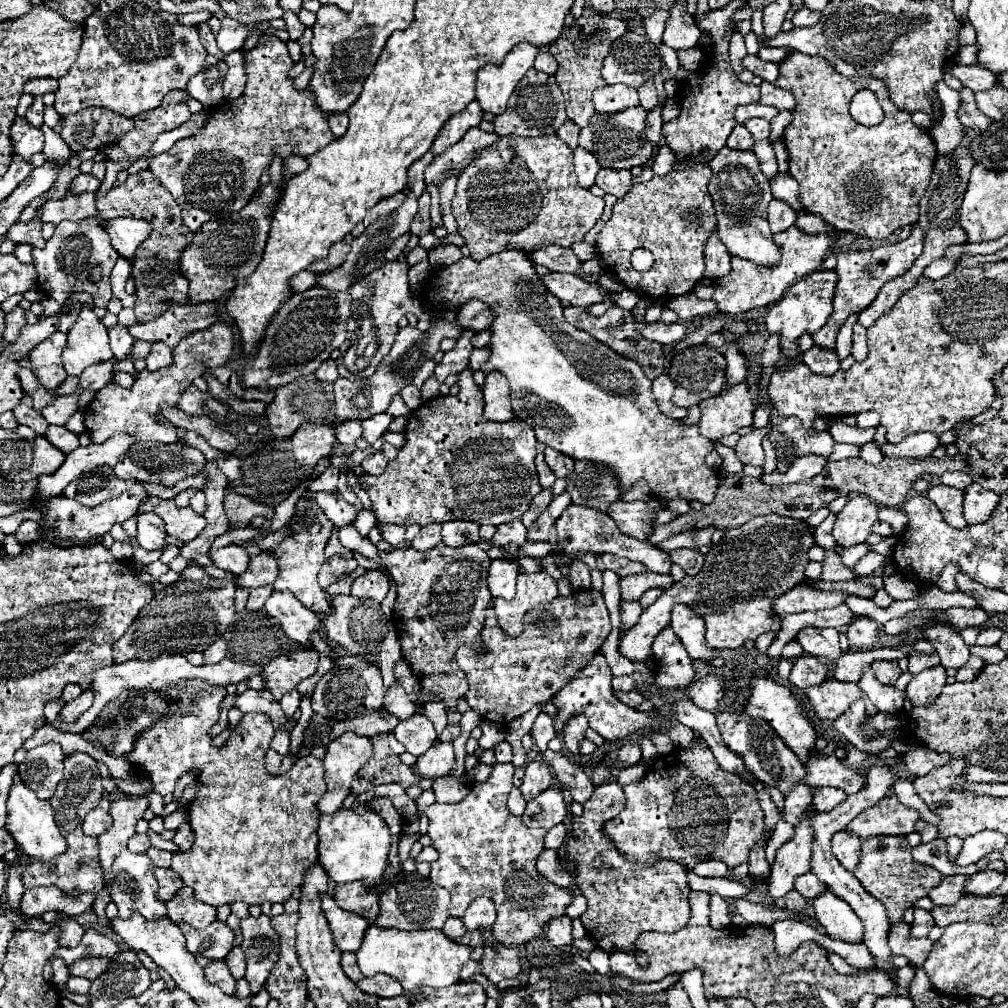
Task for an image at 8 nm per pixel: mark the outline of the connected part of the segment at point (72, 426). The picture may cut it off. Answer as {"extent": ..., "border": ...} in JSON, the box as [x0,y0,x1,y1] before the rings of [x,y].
{"extent":[65,410,85,434],"border":[[[77,410],[73,416],[71,416],[71,420],[65,424],[65,428],[67,430],[71,430],[73,434],[83,434],[85,432],[85,426],[83,426],[83,412],[81,410]]]}

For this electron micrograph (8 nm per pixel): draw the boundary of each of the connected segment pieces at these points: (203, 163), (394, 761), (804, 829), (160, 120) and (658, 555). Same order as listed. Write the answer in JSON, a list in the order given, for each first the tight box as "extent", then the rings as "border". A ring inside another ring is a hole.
[{"extent":[147,34,333,232],"border":[[[261,34],[255,50],[245,54],[245,74],[247,74],[245,92],[235,100],[221,102],[215,108],[215,116],[211,116],[205,128],[199,130],[195,136],[177,140],[171,150],[147,160],[149,170],[181,206],[183,222],[193,232],[199,232],[201,226],[209,220],[219,220],[241,212],[249,204],[249,200],[253,200],[261,176],[263,172],[269,170],[275,156],[279,158],[309,156],[333,140],[327,118],[315,102],[313,88],[307,86],[305,90],[297,90],[293,86],[293,78],[289,78],[293,66],[295,62],[287,52],[285,42],[279,40],[275,34]]]},{"extent":[351,734,419,794],"border":[[[377,734],[371,738],[371,742],[373,742],[373,756],[353,778],[351,792],[361,794],[379,784],[389,784],[389,782],[401,784],[403,788],[419,782],[413,770],[407,764],[403,764],[397,754],[391,752],[391,748],[387,746],[387,734]]]},{"extent":[767,818,813,904],"border":[[[803,818],[795,826],[795,836],[777,850],[775,864],[771,866],[771,874],[767,878],[767,898],[771,904],[793,890],[795,880],[809,872],[811,840],[813,830],[809,826],[809,820]]]},{"extent":[97,90,191,162],"border":[[[173,90],[171,94],[167,94],[163,98],[163,102],[153,108],[153,110],[145,110],[141,114],[137,114],[137,118],[133,118],[135,126],[133,130],[129,130],[129,134],[121,134],[115,144],[107,144],[107,146],[99,146],[97,148],[97,154],[105,156],[105,162],[133,162],[137,158],[141,158],[143,154],[147,154],[151,150],[151,146],[155,144],[157,136],[165,130],[173,130],[177,126],[181,126],[183,122],[187,122],[191,118],[191,112],[187,108],[187,100],[189,100],[189,94],[187,90]]]},{"extent":[555,504,671,574],"border":[[[571,504],[561,516],[559,520],[555,522],[555,528],[557,528],[557,544],[561,548],[561,552],[567,552],[567,554],[577,554],[577,552],[591,552],[591,554],[603,554],[603,552],[609,552],[613,556],[619,556],[619,558],[627,558],[627,560],[635,560],[635,562],[641,562],[647,566],[647,570],[651,572],[657,572],[657,574],[669,574],[669,568],[671,568],[671,560],[669,556],[647,544],[647,542],[641,542],[637,538],[629,538],[625,534],[621,534],[617,530],[617,524],[613,522],[613,518],[609,518],[605,512],[597,510],[597,508],[589,508],[589,506],[579,506],[579,504]]]}]

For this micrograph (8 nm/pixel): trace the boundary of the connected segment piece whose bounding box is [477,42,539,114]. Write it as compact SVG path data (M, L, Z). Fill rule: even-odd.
M519 42L505 56L505 60L495 66L483 66L477 74L477 102L485 112L501 114L507 108L507 100L523 78L523 74L533 68L533 60L539 48L529 42Z

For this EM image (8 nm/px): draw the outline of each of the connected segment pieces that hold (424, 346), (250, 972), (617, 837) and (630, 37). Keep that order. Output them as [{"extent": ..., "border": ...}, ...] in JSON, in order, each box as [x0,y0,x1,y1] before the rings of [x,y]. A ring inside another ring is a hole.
[{"extent":[331,316,461,426],"border":[[[435,316],[433,322],[429,324],[429,330],[421,332],[419,328],[413,326],[405,326],[399,328],[393,348],[391,352],[381,360],[381,364],[377,366],[377,372],[373,374],[373,378],[367,380],[347,380],[347,378],[337,378],[333,382],[333,394],[335,394],[335,420],[331,426],[339,426],[345,420],[367,420],[375,414],[385,412],[385,408],[389,406],[393,394],[399,394],[407,384],[411,384],[415,372],[421,368],[421,364],[429,358],[433,358],[433,354],[439,350],[439,344],[443,338],[457,338],[461,334],[461,326],[457,322],[449,322],[443,316]]]},{"extent":[241,914,279,994],"border":[[[261,914],[259,918],[241,920],[243,942],[241,948],[247,956],[247,972],[245,978],[251,984],[251,992],[257,994],[261,984],[267,980],[269,970],[273,968],[273,958],[269,958],[269,950],[279,946],[279,936],[269,924],[269,916]]]},{"extent":[605,740,765,868],"border":[[[703,740],[691,748],[675,748],[673,754],[661,756],[647,768],[643,780],[623,790],[627,798],[625,808],[619,816],[605,822],[605,832],[615,840],[617,850],[623,852],[627,860],[635,860],[641,866],[651,866],[659,858],[667,858],[685,868],[693,868],[705,860],[721,860],[729,868],[735,868],[749,860],[753,844],[765,834],[765,814],[759,806],[757,790],[737,774],[721,770]]]},{"extent":[601,30,661,88],"border":[[[629,30],[617,42],[613,42],[601,74],[607,84],[627,84],[639,88],[649,78],[661,74],[661,66],[657,46],[643,34]]]}]

